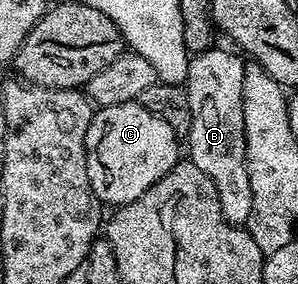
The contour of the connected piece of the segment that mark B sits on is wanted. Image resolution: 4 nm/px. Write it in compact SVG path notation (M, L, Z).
M213 49L191 56L186 80L186 90L190 97L190 129L186 136L186 155L194 165L198 165L198 169L202 169L202 173L206 173L206 177L210 177L210 181L214 181L214 189L218 193L218 205L222 205L222 217L226 217L226 221L230 221L234 227L244 227L252 216L254 193L250 193L250 173L246 165L246 141L242 121L242 81L245 60L239 54L236 55Z

